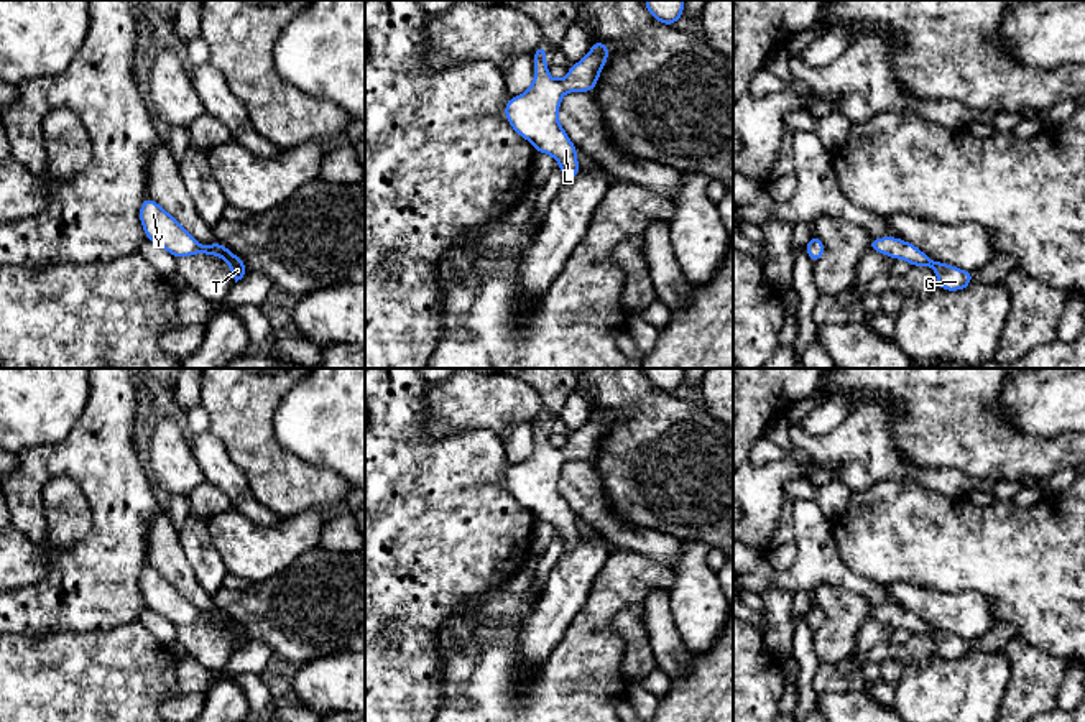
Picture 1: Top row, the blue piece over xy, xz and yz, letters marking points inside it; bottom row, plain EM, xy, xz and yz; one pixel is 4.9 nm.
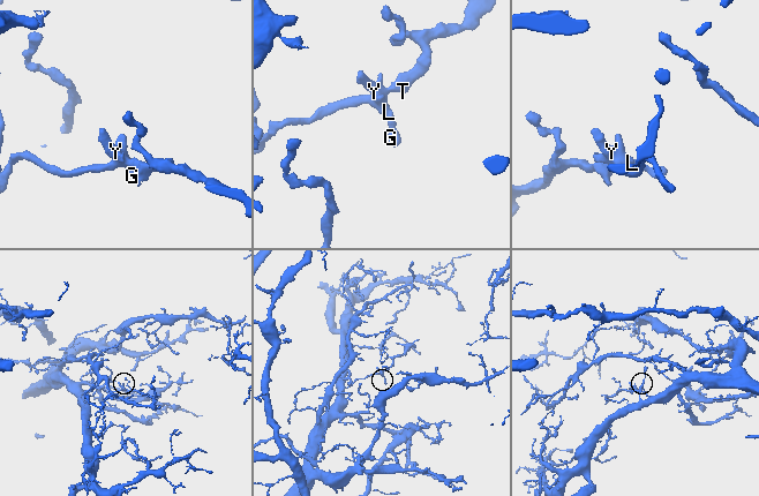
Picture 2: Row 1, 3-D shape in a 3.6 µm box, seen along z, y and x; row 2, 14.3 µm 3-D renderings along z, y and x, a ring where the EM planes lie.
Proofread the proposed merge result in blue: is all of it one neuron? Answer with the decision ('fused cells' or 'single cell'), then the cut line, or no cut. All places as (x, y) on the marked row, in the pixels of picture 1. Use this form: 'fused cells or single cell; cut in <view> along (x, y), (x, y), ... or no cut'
single cell; no cut

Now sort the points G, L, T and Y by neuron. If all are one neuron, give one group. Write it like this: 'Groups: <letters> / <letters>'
Groups: G L T Y

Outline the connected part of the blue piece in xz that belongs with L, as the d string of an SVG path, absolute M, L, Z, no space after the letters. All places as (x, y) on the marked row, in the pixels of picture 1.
M593 41L587 56L572 64L562 81L549 76L544 44L533 53L533 84L526 92L505 102L505 117L511 128L538 153L551 155L561 166L564 183L570 183L580 164L575 145L559 125L559 105L566 92L592 92L595 89L610 48L602 41Z

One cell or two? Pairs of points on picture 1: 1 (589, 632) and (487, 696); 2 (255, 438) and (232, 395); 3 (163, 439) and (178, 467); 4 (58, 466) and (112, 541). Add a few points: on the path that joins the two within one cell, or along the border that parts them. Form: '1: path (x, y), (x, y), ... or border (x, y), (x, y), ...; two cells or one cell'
1: path (567, 658), (536, 689), (517, 689), (513, 693); one cell
2: path (245, 428), (242, 405); one cell
3: path (168, 446), (171, 461); one cell
4: path (81, 472), (106, 497), (106, 512), (112, 518); one cell

